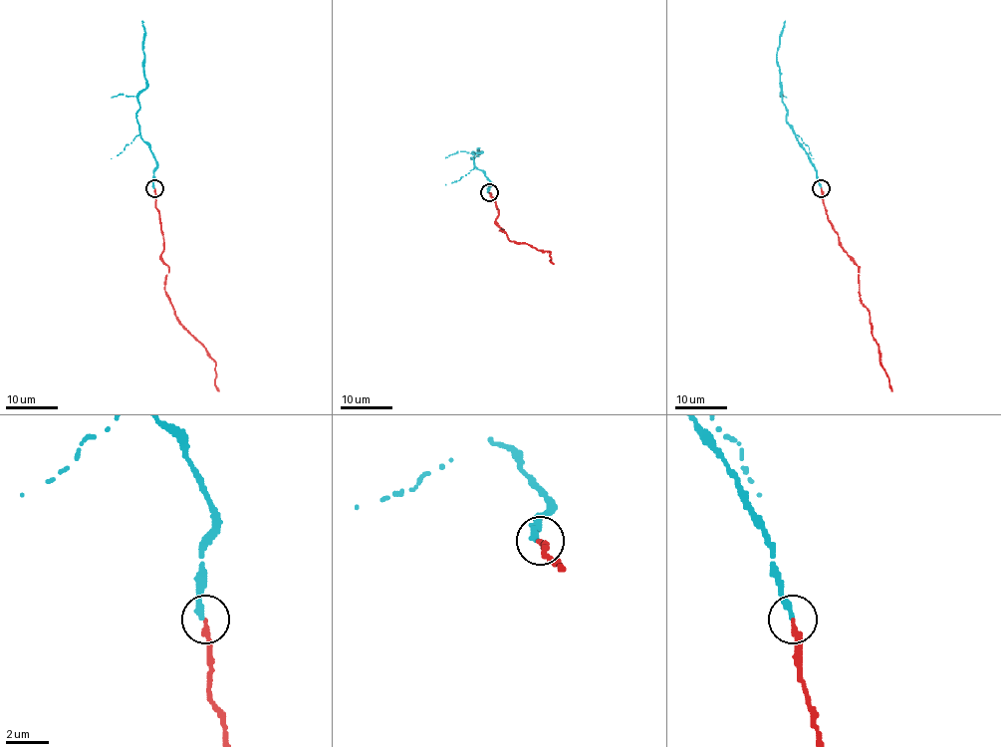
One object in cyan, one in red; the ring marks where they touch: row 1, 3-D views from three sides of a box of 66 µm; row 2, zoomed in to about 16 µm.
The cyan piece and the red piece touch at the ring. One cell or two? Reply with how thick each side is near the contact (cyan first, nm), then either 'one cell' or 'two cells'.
320 nm thick on the cyan side, 240 nm on the other; one cell

